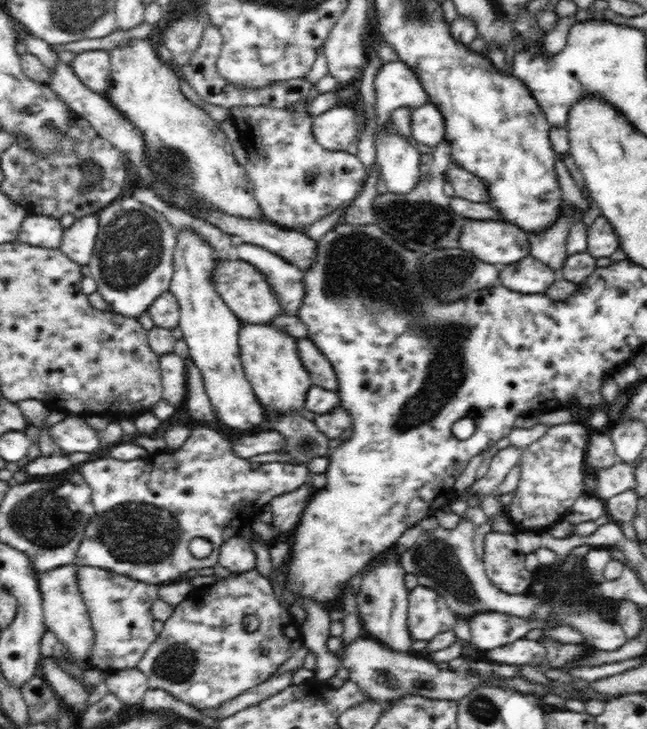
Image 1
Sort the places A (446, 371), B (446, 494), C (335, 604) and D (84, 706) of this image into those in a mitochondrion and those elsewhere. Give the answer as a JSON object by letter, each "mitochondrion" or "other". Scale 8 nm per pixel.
{"A":"mitochondrion","B":"other","C":"other","D":"other"}

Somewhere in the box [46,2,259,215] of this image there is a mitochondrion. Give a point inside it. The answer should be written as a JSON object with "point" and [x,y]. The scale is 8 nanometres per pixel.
{"point":[85,175]}

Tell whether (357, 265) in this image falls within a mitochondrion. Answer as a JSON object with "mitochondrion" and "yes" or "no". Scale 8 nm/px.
{"mitochondrion":"yes"}

